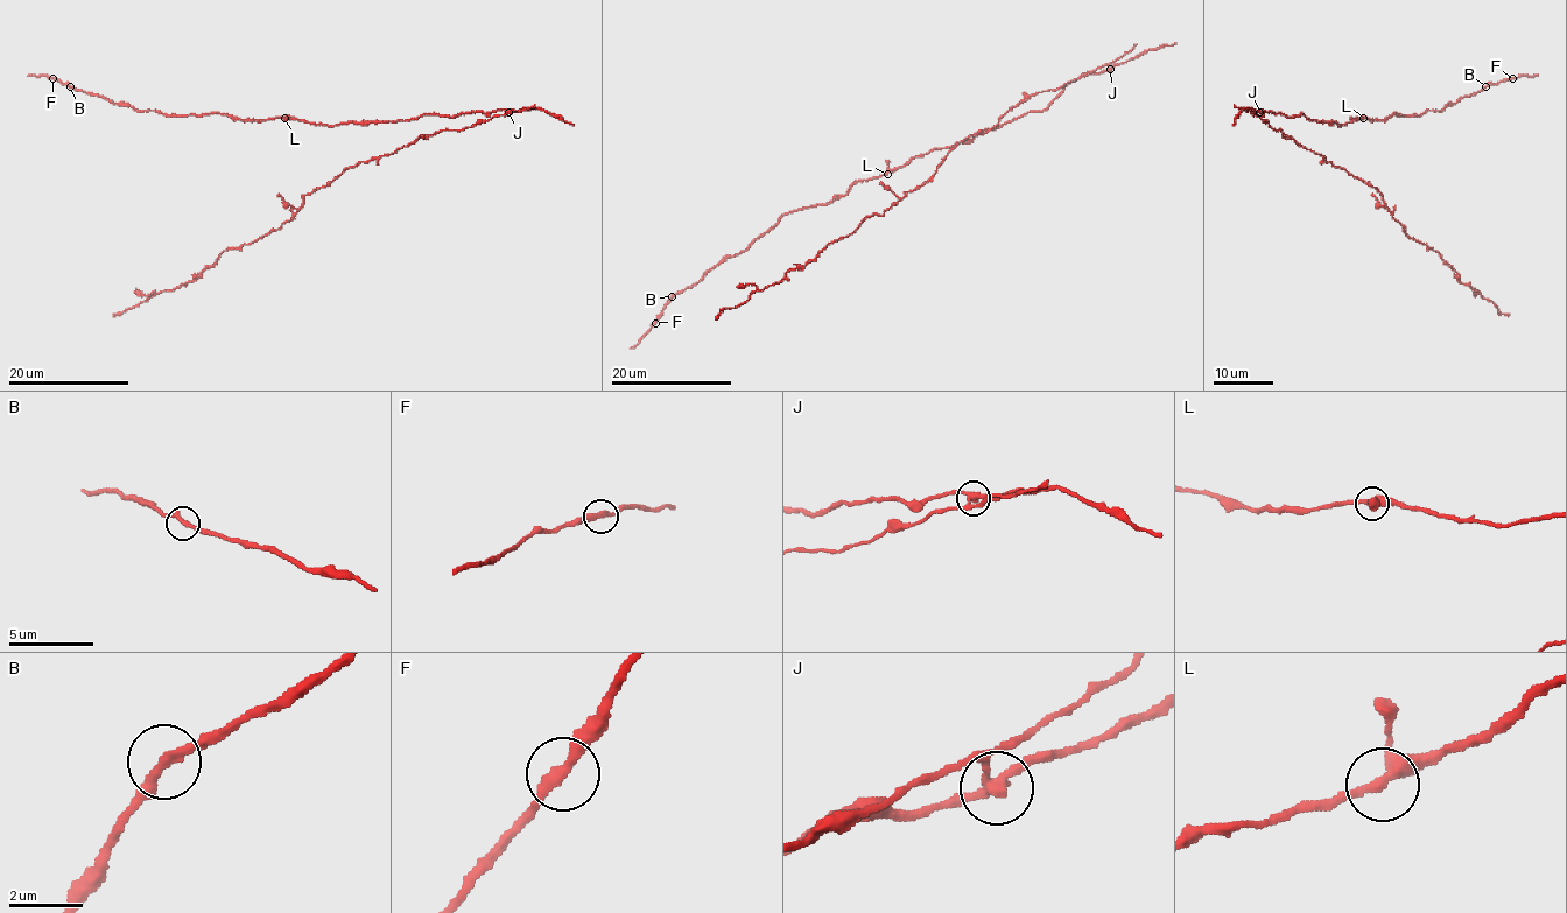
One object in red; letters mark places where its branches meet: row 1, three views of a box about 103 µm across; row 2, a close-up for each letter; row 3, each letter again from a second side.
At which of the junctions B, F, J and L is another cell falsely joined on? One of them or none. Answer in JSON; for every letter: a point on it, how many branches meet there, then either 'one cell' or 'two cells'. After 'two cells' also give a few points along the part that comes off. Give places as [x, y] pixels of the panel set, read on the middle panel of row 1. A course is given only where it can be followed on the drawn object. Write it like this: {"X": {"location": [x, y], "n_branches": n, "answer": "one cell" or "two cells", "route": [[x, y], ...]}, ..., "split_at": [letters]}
{"B": {"location": [672, 296], "n_branches": 2, "answer": "one cell"}, "F": {"location": [655, 323], "n_branches": 2, "answer": "one cell"}, "J": {"location": [1110, 69], "n_branches": 3, "answer": "two cells", "route": [[1110, 70], [1102, 65], [1027, 96], [996, 125], [961, 140], [927, 180], [880, 216], [872, 215], [715, 320]]}, "L": {"location": [887, 174], "n_branches": 3, "answer": "one cell"}, "split_at": ["J"]}

